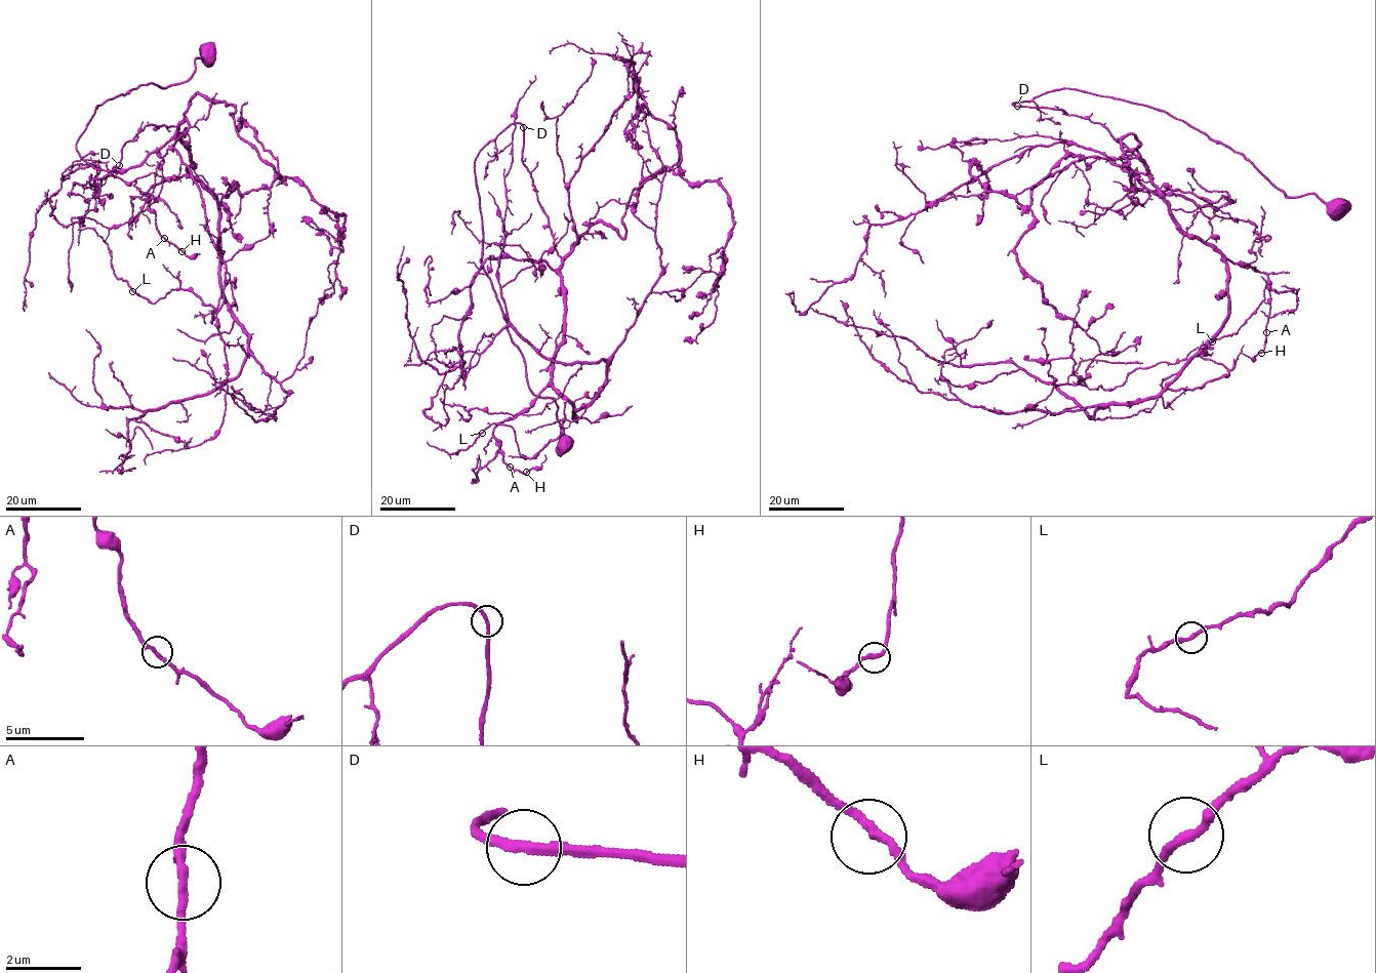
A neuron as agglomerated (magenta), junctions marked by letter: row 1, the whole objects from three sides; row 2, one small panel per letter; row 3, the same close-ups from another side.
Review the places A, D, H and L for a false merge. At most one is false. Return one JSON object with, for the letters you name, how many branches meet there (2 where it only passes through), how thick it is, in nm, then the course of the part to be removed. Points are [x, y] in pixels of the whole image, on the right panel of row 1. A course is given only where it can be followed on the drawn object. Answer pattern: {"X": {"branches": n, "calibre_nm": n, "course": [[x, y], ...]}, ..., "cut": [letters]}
{"cut": []}

